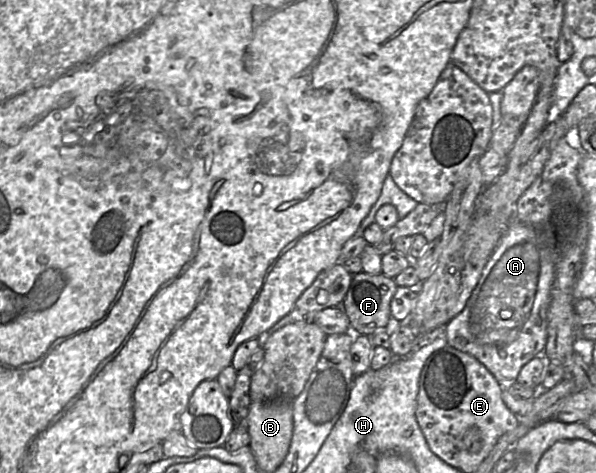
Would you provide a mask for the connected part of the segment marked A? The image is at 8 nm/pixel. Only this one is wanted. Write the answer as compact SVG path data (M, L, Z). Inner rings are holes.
M516 208L514 219L483 268L464 309L445 327L447 345L475 357L501 386L516 382L521 368L537 355L543 355L547 341L547 313L555 275L553 256L544 243L542 232L517 221Z

